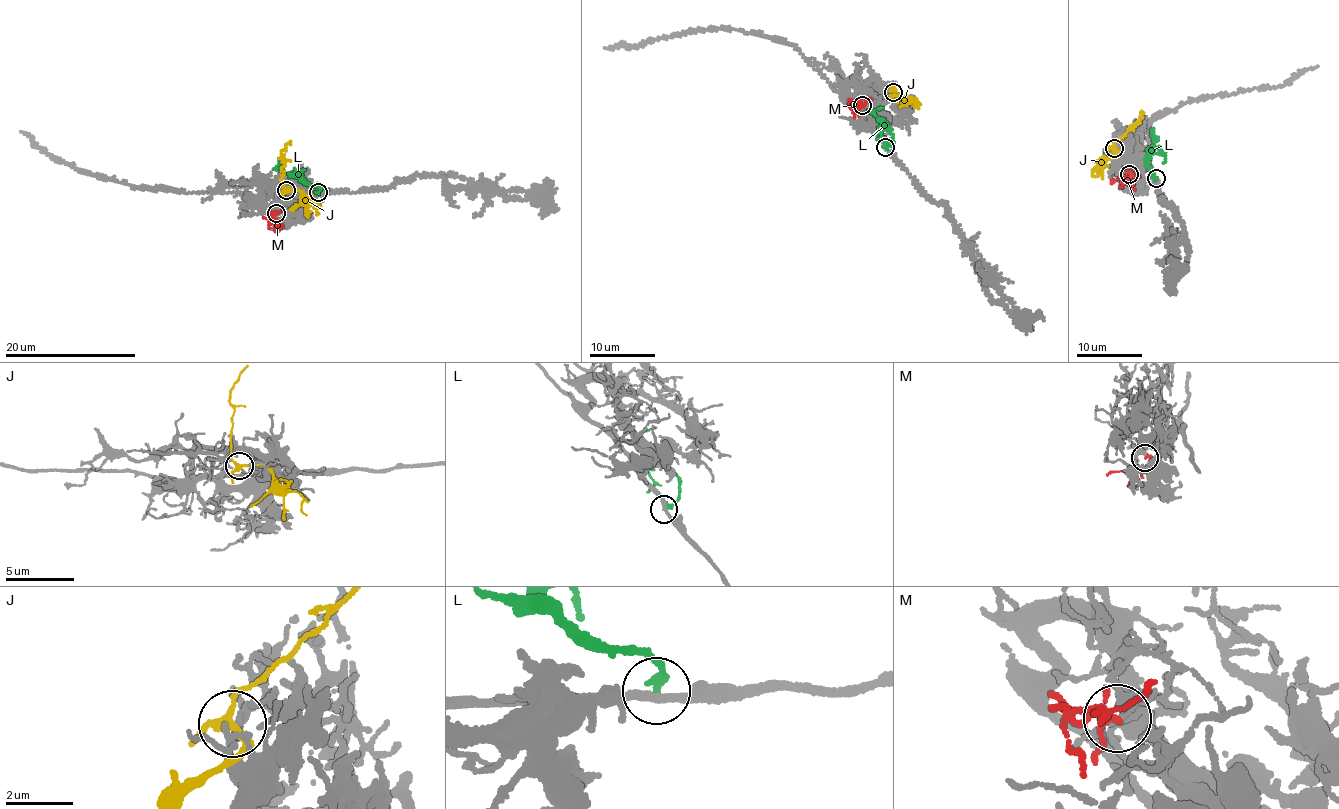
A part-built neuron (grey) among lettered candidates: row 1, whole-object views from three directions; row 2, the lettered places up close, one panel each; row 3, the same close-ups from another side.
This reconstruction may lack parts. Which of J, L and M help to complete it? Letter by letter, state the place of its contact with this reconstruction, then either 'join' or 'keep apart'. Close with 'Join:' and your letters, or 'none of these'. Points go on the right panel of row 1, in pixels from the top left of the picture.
J: contact (1114, 148); keep apart
L: contact (1156, 178); keep apart
M: contact (1129, 174); join
Join: M

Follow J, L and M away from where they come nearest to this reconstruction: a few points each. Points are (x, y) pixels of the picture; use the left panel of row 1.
J: (286, 190), (282, 185), (282, 157), (290, 141)
L: (318, 193), (318, 187), (289, 175), (280, 167), (279, 158)
M: (277, 213), (271, 218), (281, 228)

